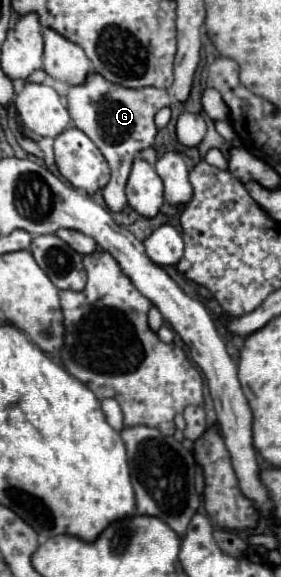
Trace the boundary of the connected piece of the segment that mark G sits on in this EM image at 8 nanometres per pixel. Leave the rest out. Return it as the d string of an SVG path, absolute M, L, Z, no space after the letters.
M87 73L83 85L71 85L67 89L65 101L75 127L81 129L99 147L105 161L109 163L111 181L103 187L103 197L111 211L121 211L127 205L125 185L133 159L137 157L137 153L149 149L155 143L157 127L153 117L161 107L169 105L169 93L155 87L127 89L107 81L99 73Z

